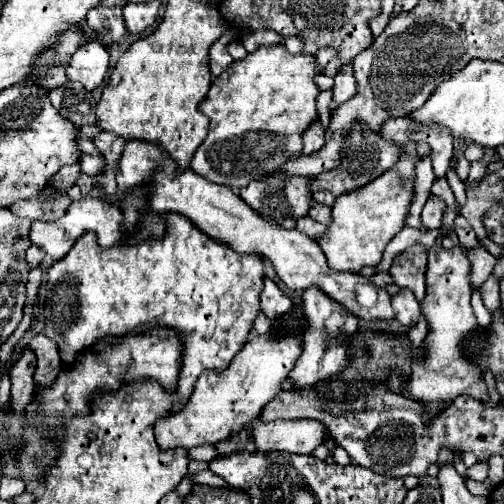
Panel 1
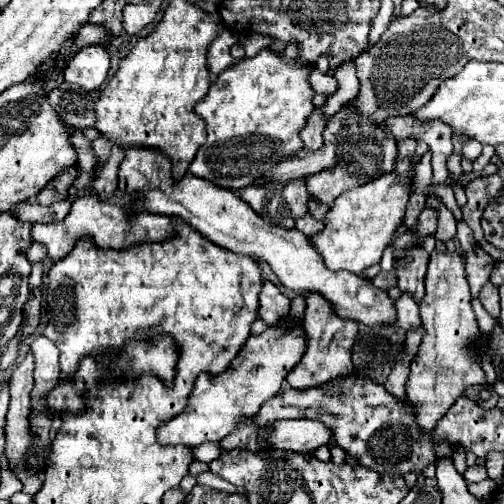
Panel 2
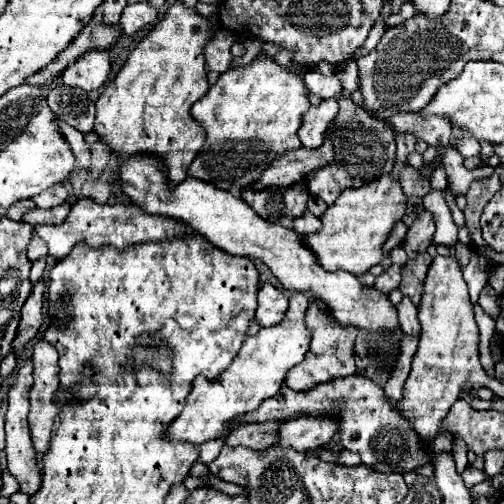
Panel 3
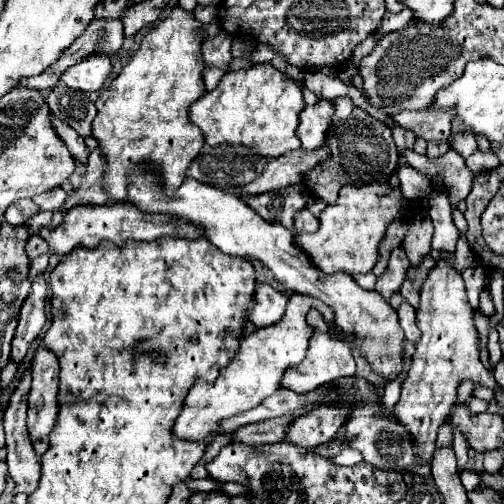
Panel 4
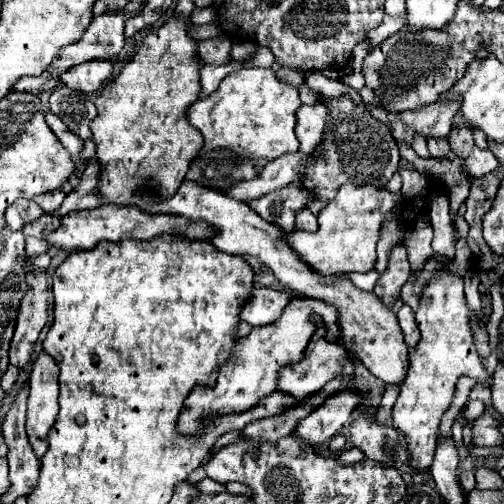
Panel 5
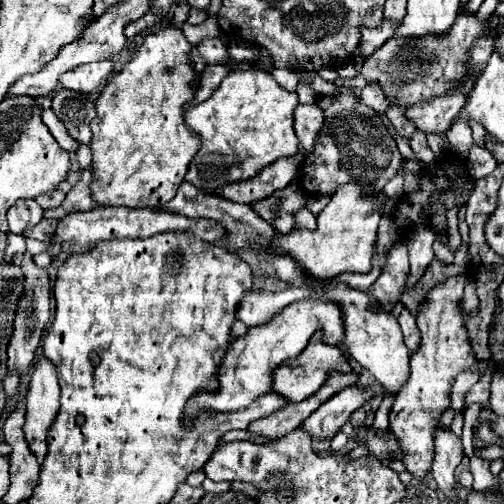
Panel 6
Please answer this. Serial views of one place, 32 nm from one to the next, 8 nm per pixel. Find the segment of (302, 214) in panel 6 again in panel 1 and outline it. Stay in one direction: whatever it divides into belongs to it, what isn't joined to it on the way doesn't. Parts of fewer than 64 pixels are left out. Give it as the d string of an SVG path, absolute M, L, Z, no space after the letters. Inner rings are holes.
M304 216L304 218L300 218L298 222L296 222L296 228L300 230L300 232L304 232L306 236L310 236L310 238L316 238L316 236L320 236L320 232L324 232L324 224L320 224L320 222L316 222L316 220L312 220L310 216Z

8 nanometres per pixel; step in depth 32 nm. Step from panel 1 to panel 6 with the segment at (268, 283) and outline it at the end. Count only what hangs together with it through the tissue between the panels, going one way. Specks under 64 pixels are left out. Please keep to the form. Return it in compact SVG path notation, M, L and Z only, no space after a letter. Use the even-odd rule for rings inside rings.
M288 286L282 292L248 292L238 308L236 308L236 318L242 320L246 326L256 326L256 324L266 324L276 312L280 312L280 308L300 300L303 295L310 298L310 291L306 288L296 286Z

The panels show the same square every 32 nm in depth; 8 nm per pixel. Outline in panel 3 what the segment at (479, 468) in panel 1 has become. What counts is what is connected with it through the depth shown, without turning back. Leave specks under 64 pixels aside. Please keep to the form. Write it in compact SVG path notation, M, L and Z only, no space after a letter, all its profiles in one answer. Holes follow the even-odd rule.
M466 468L464 472L462 472L462 480L464 480L464 484L466 484L466 488L470 490L472 486L476 486L478 482L482 482L484 480L484 470L478 470L478 468Z

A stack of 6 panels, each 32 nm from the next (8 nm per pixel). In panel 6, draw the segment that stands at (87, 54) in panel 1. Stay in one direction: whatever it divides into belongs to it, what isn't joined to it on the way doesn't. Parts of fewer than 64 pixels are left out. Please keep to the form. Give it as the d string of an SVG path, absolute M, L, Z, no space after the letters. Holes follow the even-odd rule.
M110 60L92 62L92 64L84 64L84 66L78 66L70 72L66 72L66 74L62 74L60 84L66 90L90 94L90 92L100 88L102 80L108 78L110 72L112 72L112 62Z

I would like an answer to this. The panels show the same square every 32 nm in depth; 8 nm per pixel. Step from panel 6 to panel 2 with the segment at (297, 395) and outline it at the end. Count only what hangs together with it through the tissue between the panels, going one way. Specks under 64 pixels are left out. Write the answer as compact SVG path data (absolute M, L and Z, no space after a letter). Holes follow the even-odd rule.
M306 296L306 314L304 314L304 328L308 334L308 348L300 364L288 372L286 380L292 388L306 390L314 388L316 384L330 382L340 376L348 376L354 372L354 362L352 362L352 348L356 344L358 336L358 324L352 324L352 320L336 320L336 314L332 312L332 304L326 300L320 300L320 296Z

